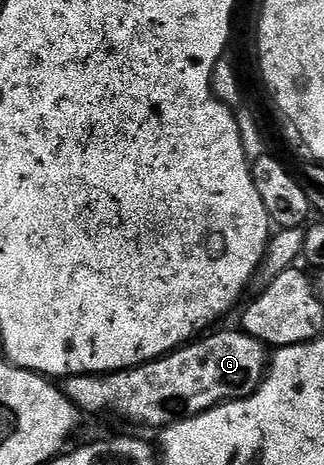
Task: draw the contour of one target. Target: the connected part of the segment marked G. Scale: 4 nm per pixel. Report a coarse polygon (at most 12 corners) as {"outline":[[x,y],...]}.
{"outline":[[210,331],[137,368],[67,376],[82,413],[164,430],[267,375],[267,348]]}

